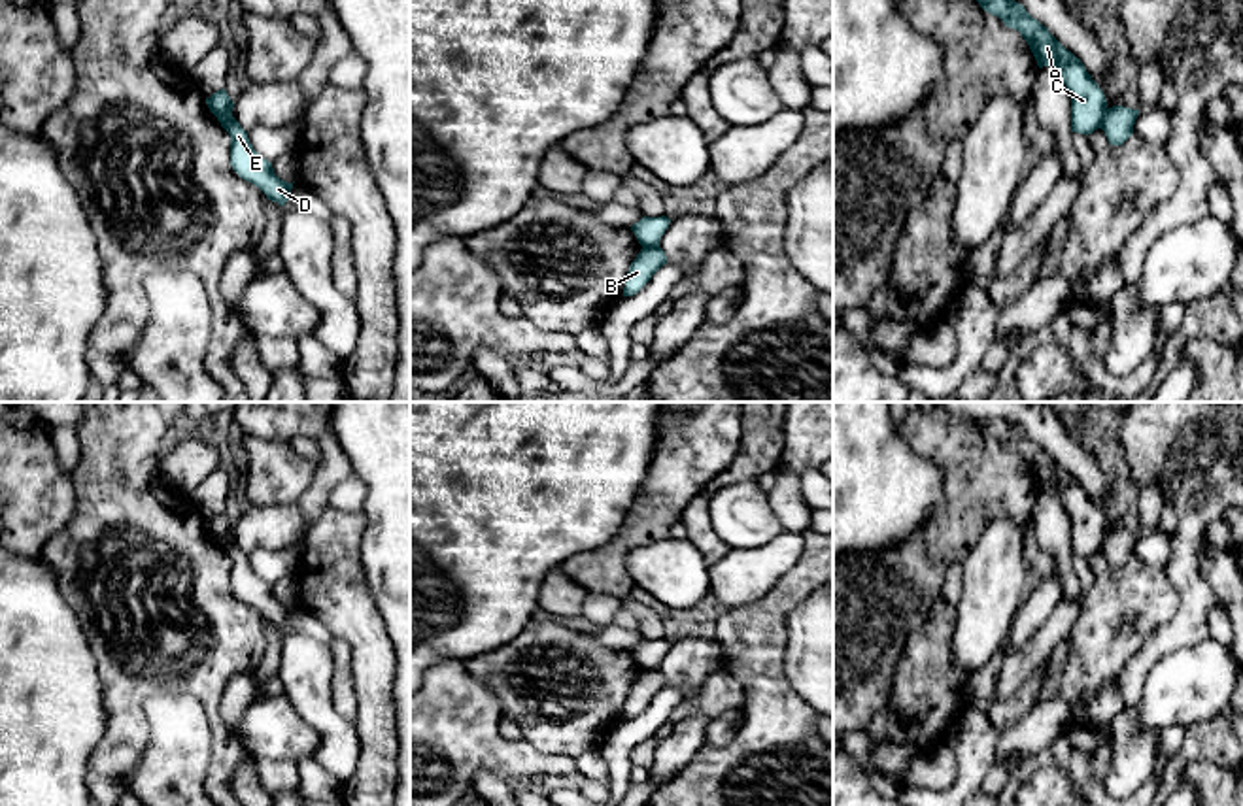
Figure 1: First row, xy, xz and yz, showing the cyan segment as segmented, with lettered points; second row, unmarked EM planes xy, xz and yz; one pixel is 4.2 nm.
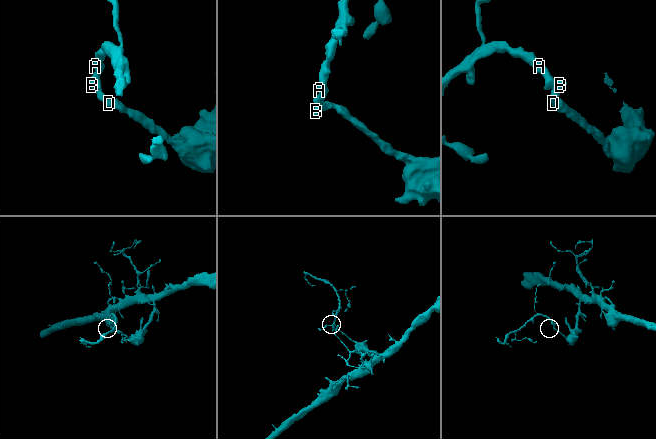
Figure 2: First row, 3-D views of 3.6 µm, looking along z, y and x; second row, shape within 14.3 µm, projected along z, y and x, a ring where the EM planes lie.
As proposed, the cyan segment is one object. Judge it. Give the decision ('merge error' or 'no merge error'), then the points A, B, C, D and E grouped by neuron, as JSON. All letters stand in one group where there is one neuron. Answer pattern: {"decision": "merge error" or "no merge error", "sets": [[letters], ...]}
{"decision": "merge error", "sets": [["A", "C"], ["B", "D", "E"]]}

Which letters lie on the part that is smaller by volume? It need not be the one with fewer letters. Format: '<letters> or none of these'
A, C

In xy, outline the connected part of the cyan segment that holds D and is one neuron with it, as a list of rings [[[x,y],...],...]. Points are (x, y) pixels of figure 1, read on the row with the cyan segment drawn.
[[[232,119],[221,121],[221,126],[230,136],[230,166],[232,170],[246,181],[259,187],[268,200],[285,206],[289,200],[289,193],[293,183],[280,179],[274,174],[272,162],[263,159],[253,145],[249,143],[247,132],[240,126],[240,123]]]

